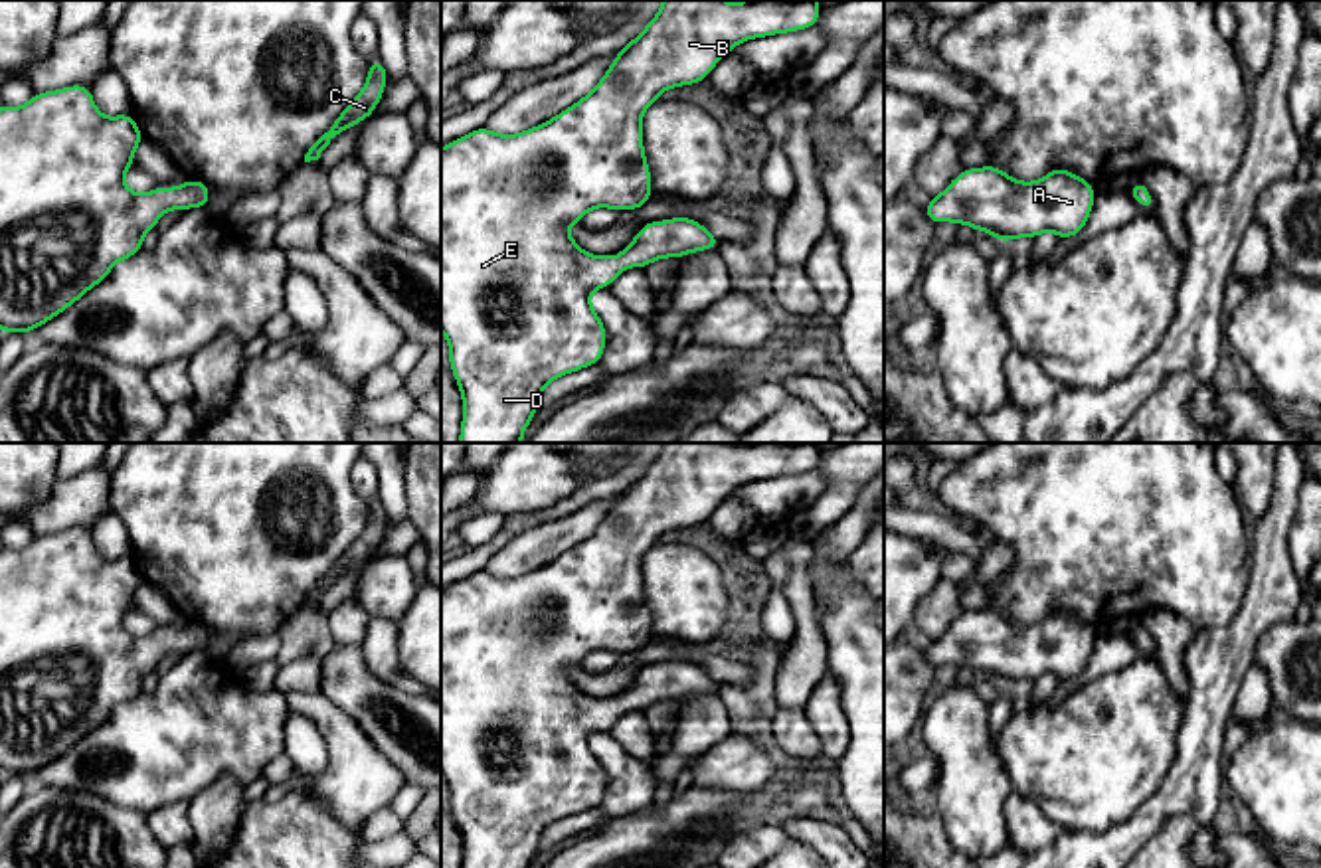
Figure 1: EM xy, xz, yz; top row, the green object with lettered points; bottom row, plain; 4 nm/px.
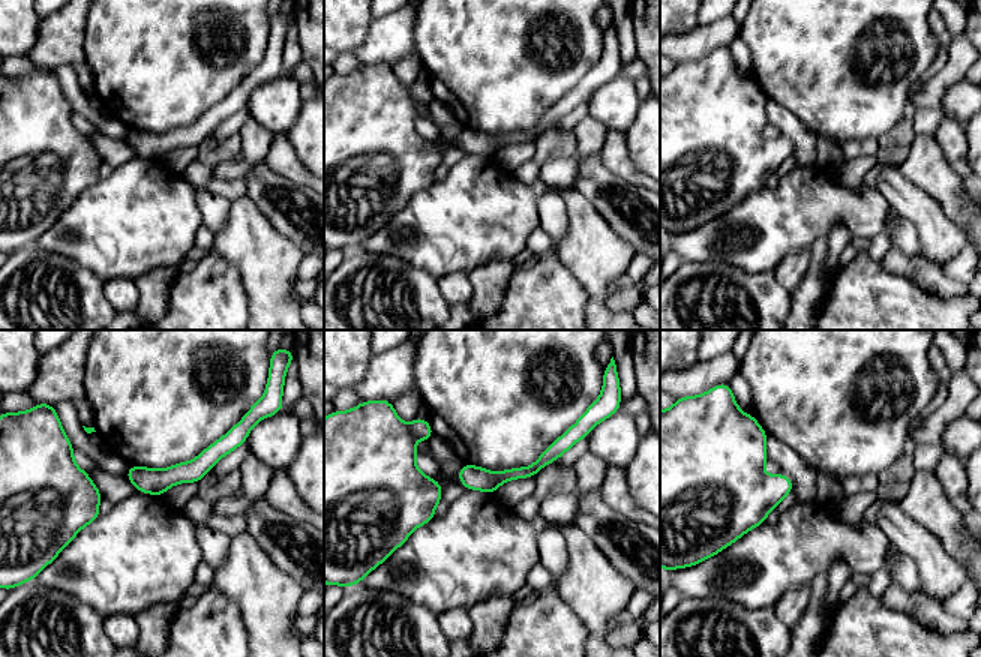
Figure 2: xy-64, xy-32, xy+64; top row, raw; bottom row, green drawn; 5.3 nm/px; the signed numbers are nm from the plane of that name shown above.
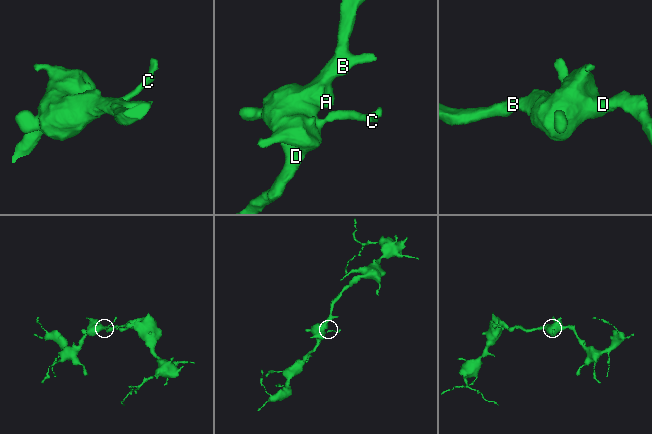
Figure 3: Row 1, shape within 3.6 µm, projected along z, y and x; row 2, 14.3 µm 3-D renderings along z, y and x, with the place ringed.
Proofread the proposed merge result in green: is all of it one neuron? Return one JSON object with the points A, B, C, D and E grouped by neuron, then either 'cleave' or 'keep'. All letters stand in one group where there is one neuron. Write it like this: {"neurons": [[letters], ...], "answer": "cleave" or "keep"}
{"neurons": [["A", "B", "C", "D", "E"]], "answer": "keep"}

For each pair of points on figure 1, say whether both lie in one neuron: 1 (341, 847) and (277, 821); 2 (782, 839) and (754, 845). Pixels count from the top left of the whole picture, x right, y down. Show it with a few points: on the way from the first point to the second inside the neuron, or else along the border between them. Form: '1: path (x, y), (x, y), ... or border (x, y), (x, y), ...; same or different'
1: path (325, 847), (303, 847), (293, 837); same
2: path (776, 839), (760, 845); same

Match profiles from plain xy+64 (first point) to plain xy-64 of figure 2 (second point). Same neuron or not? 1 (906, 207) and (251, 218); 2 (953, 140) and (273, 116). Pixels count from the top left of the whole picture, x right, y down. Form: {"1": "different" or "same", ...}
{"1": "same", "2": "different"}

